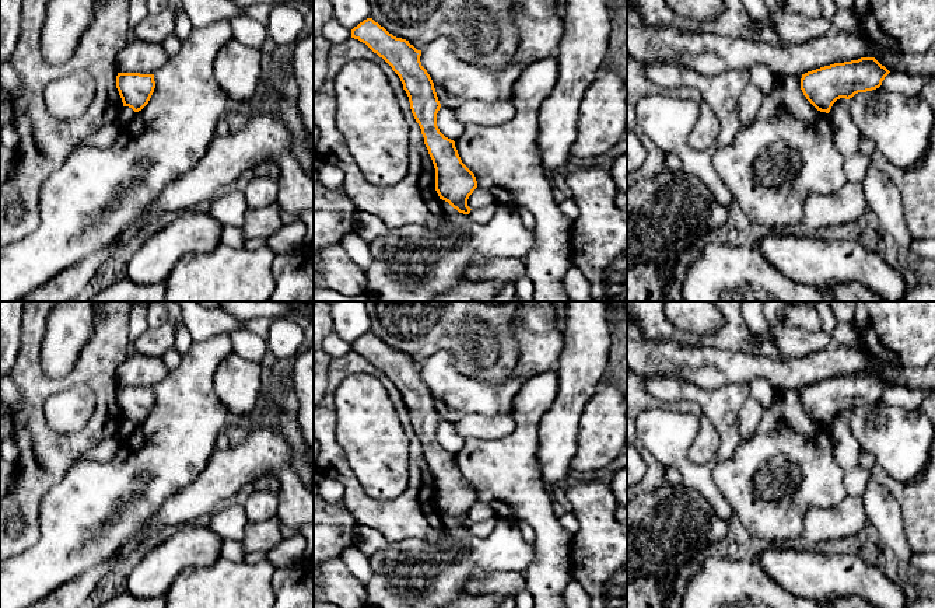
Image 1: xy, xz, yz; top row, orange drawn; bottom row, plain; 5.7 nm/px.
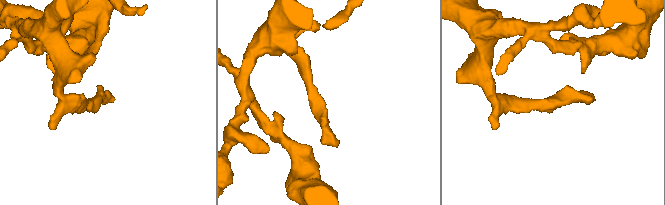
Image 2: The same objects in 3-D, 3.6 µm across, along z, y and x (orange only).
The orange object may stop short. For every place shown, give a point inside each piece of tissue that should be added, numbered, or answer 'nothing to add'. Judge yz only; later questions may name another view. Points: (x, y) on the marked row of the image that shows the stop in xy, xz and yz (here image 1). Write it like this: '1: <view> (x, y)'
1: yz (708, 53)

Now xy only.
1: xy (140, 56)

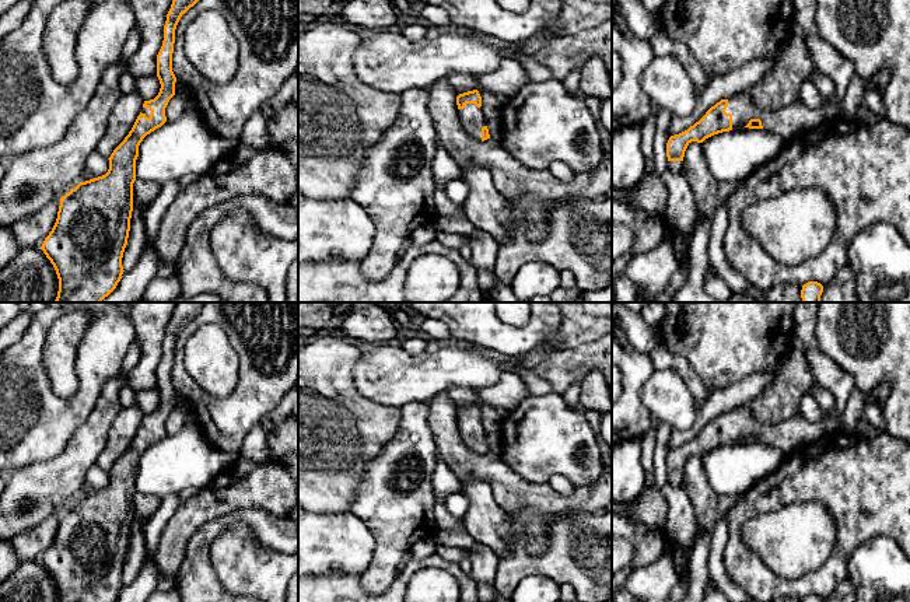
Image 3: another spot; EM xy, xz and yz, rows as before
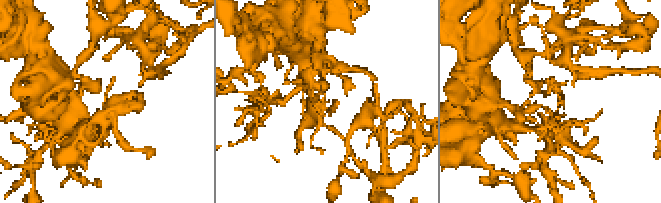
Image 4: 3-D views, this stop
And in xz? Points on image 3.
1: xz (472, 118)

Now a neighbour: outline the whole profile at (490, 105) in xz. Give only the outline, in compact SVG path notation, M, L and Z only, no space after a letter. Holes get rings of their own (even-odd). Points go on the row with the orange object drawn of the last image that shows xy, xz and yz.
M477 88L480 97L482 97L482 111L484 113L484 116L489 119L493 119L498 115L500 111L500 101L496 98L496 95L493 95L490 91L483 90L483 88Z

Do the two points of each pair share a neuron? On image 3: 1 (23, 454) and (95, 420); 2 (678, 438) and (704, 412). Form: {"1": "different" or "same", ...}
{"1": "different", "2": "same"}

